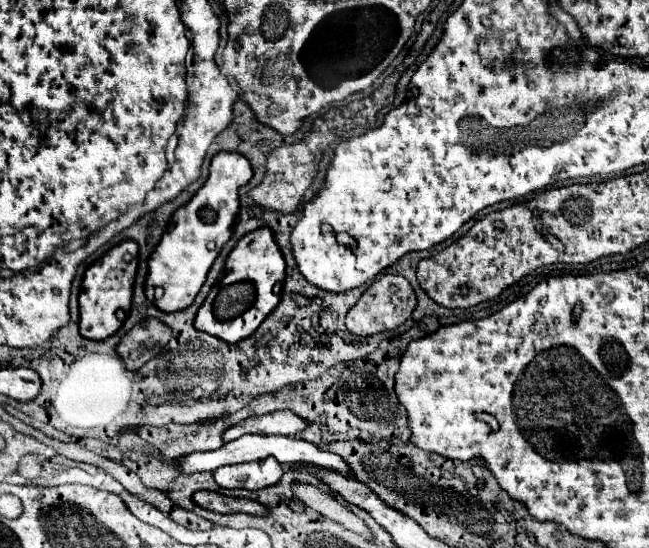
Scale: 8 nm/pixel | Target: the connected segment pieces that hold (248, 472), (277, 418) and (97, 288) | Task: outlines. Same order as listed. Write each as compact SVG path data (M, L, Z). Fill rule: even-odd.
M268 457L262 461L220 467L214 473L214 481L224 489L258 491L258 489L266 489L270 485L276 485L280 481L282 473L284 473L282 465L276 459Z
M276 411L262 417L250 417L248 421L240 421L238 425L224 431L222 441L234 441L242 435L294 435L308 427L308 423L294 413L288 411Z
M130 239L114 245L104 257L92 263L82 281L80 293L80 335L86 339L108 339L122 327L122 317L118 311L128 313L132 303L132 285L138 267L138 245Z

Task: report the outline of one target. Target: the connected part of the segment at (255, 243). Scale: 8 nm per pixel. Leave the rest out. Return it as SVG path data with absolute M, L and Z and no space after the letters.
M256 229L244 235L224 263L224 273L218 279L220 285L210 291L198 309L194 327L226 343L238 343L250 337L266 319L266 315L278 305L280 297L274 293L274 285L284 281L284 269L284 257L276 241L272 241L268 229Z

